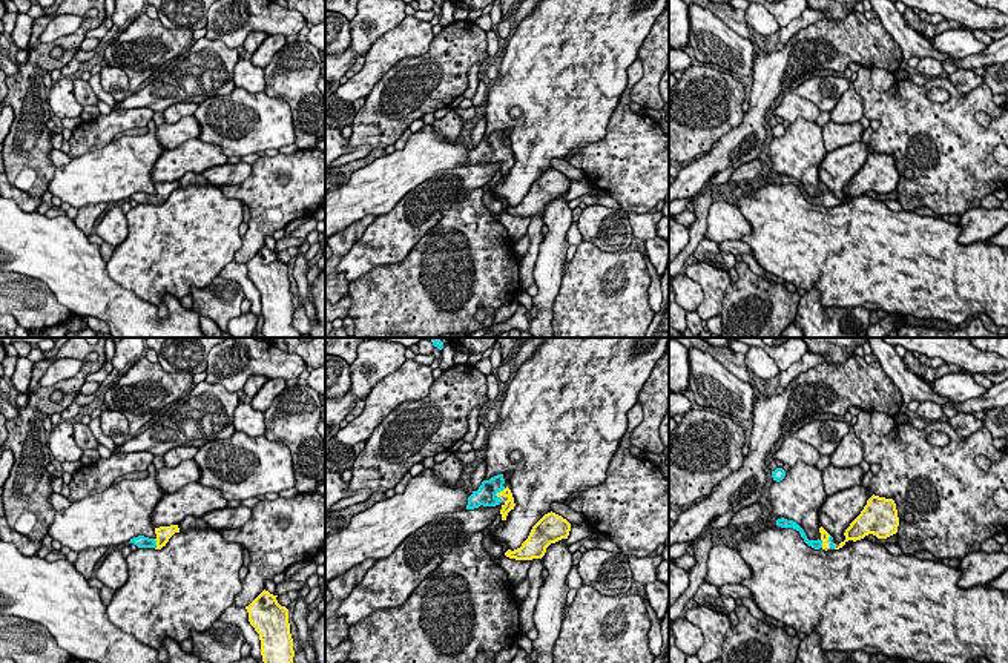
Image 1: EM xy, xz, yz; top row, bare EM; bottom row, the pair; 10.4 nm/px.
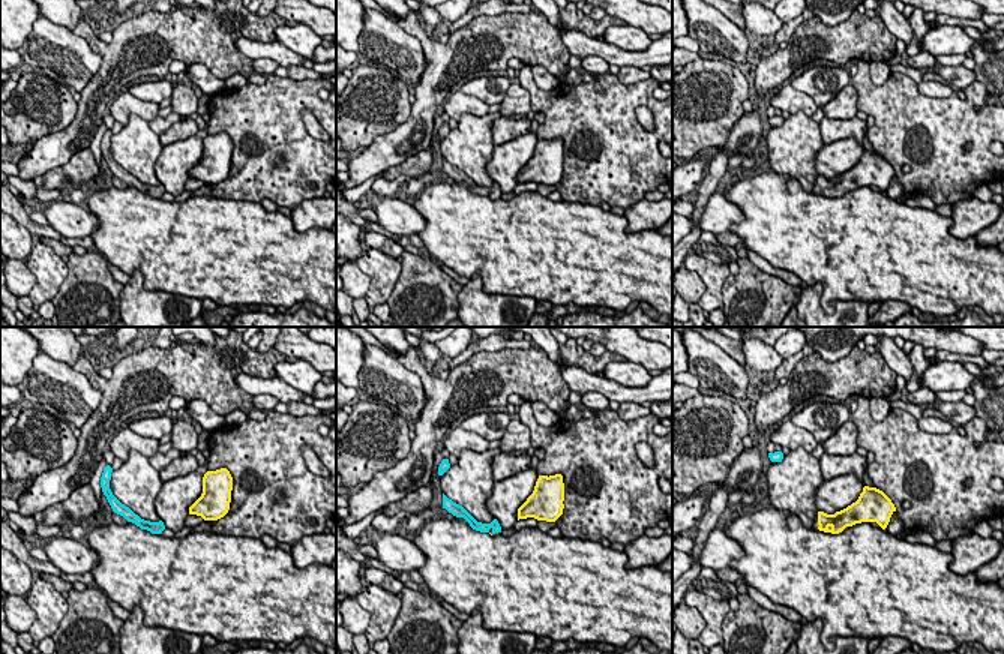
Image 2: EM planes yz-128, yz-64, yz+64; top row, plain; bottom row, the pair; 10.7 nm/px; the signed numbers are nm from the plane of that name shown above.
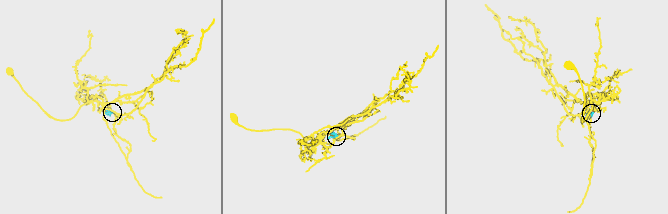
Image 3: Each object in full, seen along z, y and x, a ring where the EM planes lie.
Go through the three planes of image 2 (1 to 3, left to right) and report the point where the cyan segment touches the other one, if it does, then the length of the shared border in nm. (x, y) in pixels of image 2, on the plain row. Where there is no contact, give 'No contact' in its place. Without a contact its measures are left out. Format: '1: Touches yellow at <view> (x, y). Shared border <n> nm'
1: No contact
2: No contact
3: No contact

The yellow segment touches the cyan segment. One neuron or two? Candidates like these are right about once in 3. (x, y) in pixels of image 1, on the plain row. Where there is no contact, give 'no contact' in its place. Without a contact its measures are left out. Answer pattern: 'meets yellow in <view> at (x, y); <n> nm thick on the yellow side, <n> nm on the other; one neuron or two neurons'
meets yellow in xz at (500, 148); 100 nm thick on the yellow side, 200 nm on the other; one neuron

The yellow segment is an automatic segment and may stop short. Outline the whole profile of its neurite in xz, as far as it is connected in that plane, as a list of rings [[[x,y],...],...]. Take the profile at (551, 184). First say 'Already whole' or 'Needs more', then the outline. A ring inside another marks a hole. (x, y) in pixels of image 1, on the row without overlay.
Already whole. [[[555,169],[545,170],[531,186],[528,195],[520,204],[505,209],[506,213],[516,216],[542,215],[546,204],[562,195],[568,195],[571,180]]]

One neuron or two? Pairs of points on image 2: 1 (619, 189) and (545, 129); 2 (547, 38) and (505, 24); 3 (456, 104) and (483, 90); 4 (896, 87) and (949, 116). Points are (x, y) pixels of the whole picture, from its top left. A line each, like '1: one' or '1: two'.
1: one
2: one
3: two
4: one

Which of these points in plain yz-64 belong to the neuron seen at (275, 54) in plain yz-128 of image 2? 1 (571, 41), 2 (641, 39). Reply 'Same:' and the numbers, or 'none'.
Same: 1

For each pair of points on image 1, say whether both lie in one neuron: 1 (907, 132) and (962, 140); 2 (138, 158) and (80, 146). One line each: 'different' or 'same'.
1: same
2: different

